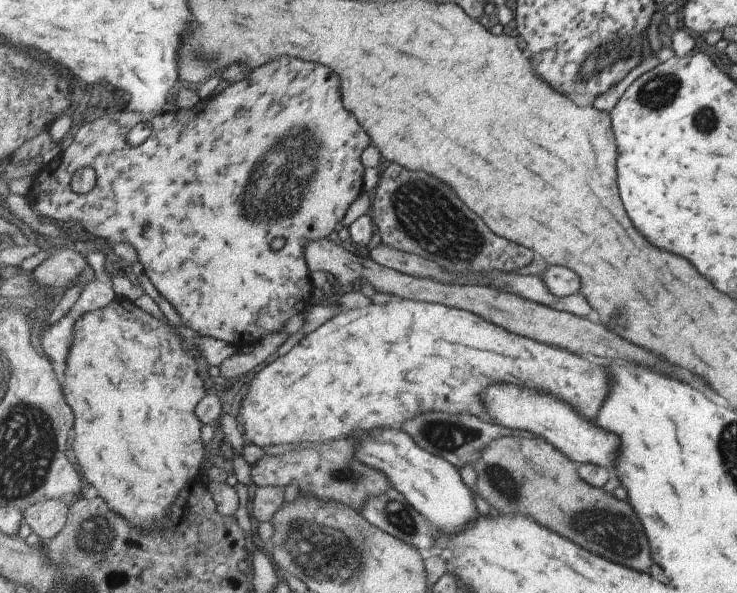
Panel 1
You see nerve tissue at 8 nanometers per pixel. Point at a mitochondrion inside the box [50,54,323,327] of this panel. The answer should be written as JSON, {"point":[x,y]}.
{"point":[281,174]}

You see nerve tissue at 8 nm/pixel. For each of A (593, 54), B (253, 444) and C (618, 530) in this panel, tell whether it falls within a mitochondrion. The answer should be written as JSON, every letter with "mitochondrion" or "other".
{"A":"other","B":"other","C":"mitochondrion"}

